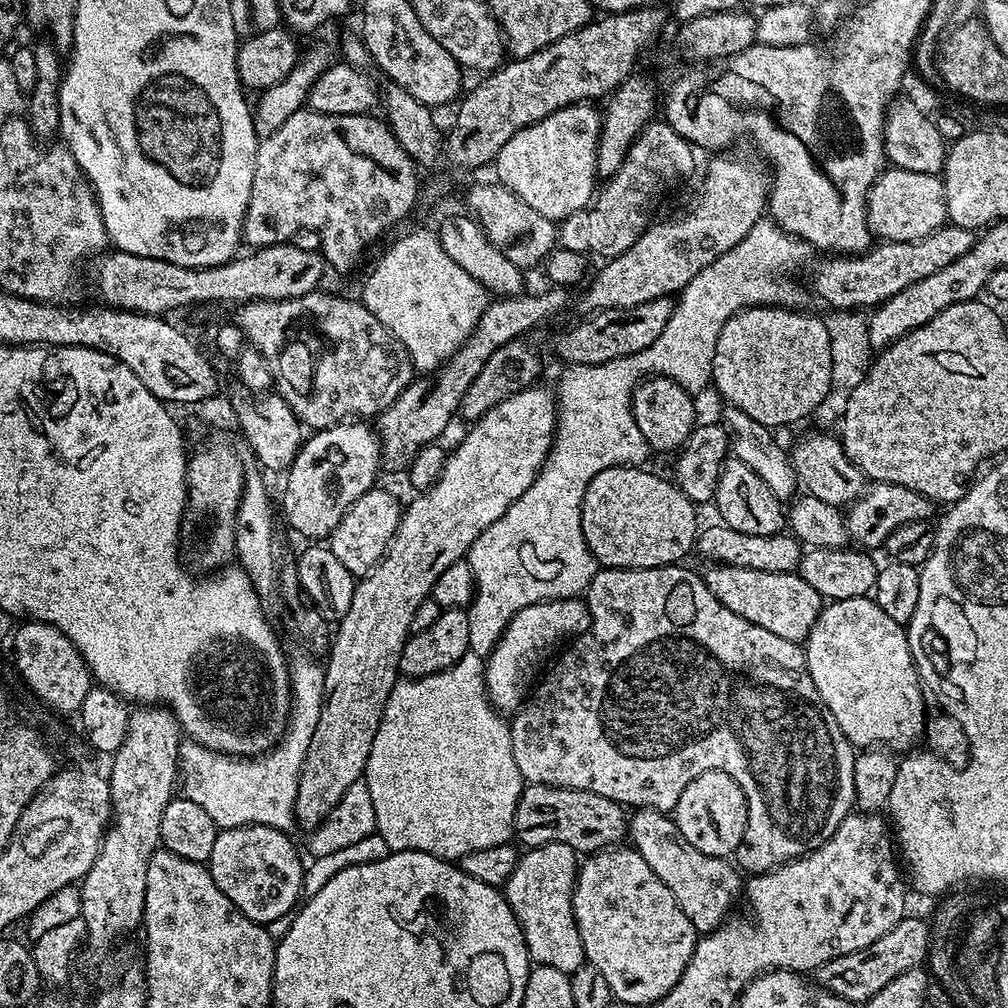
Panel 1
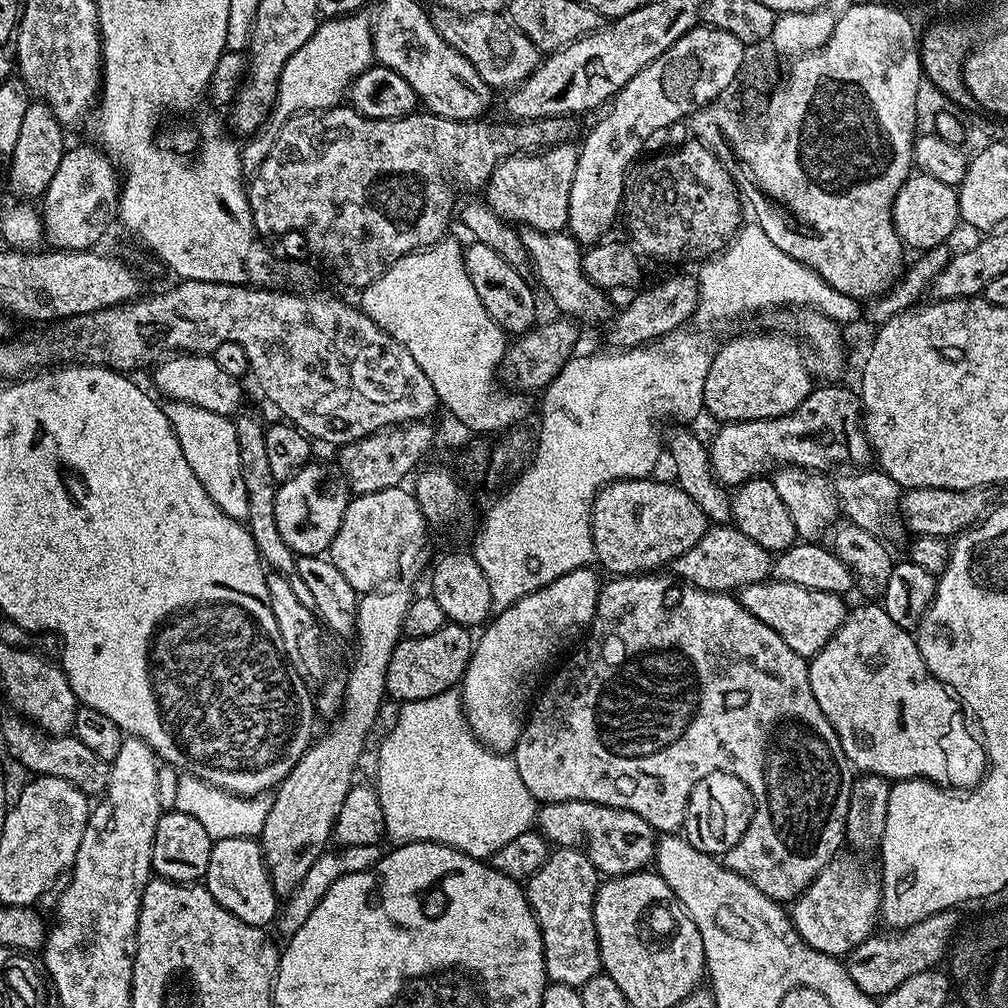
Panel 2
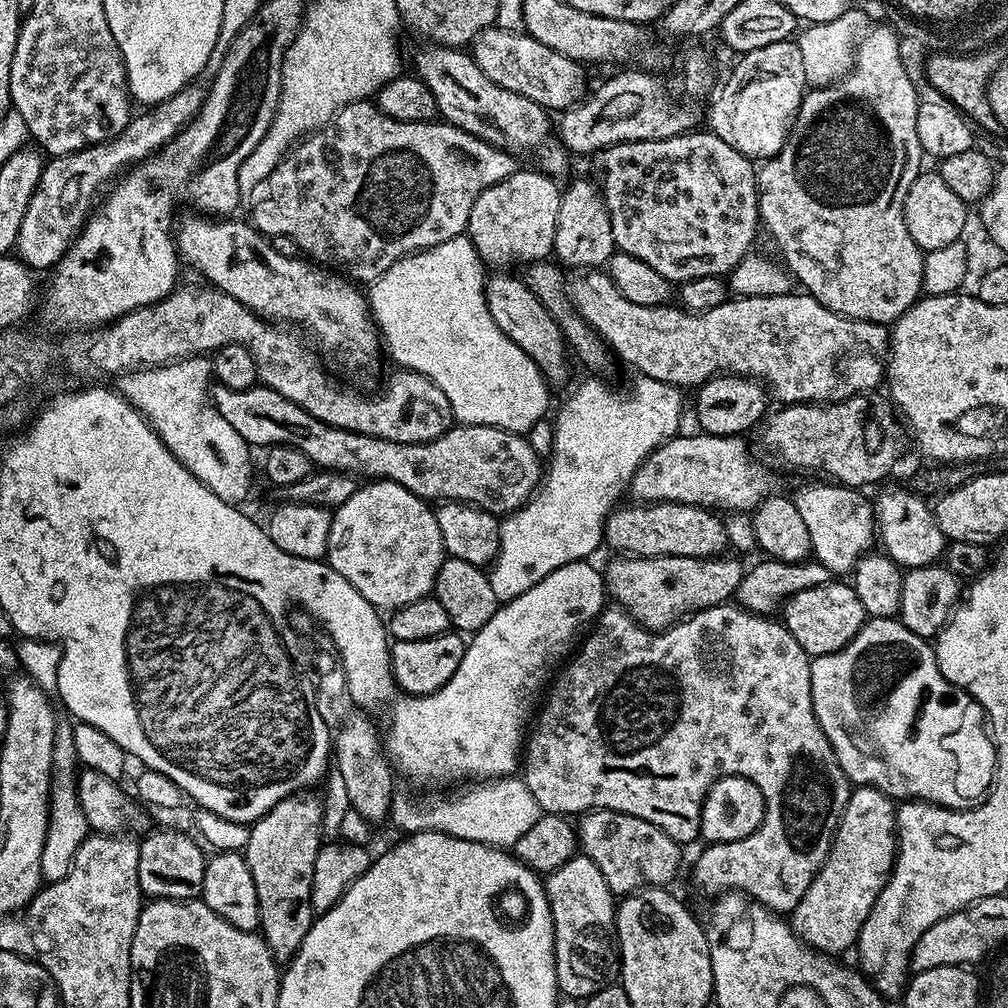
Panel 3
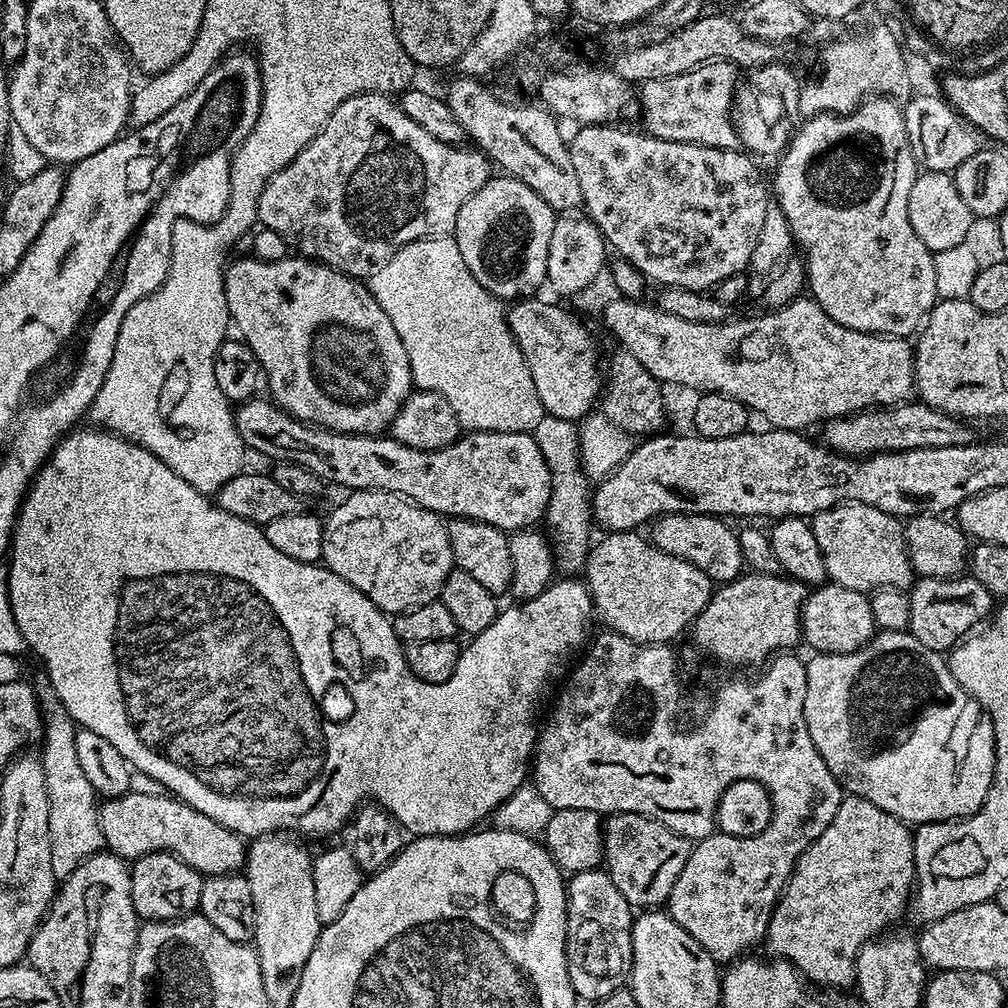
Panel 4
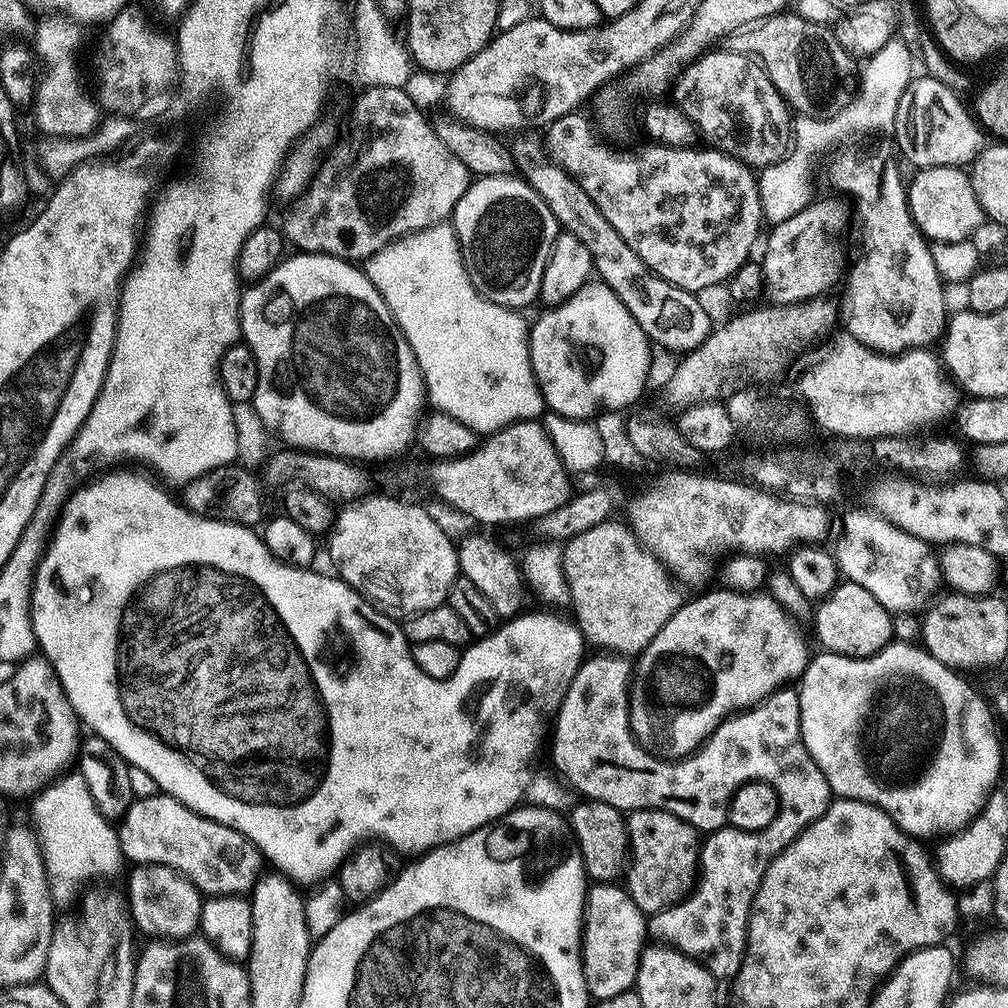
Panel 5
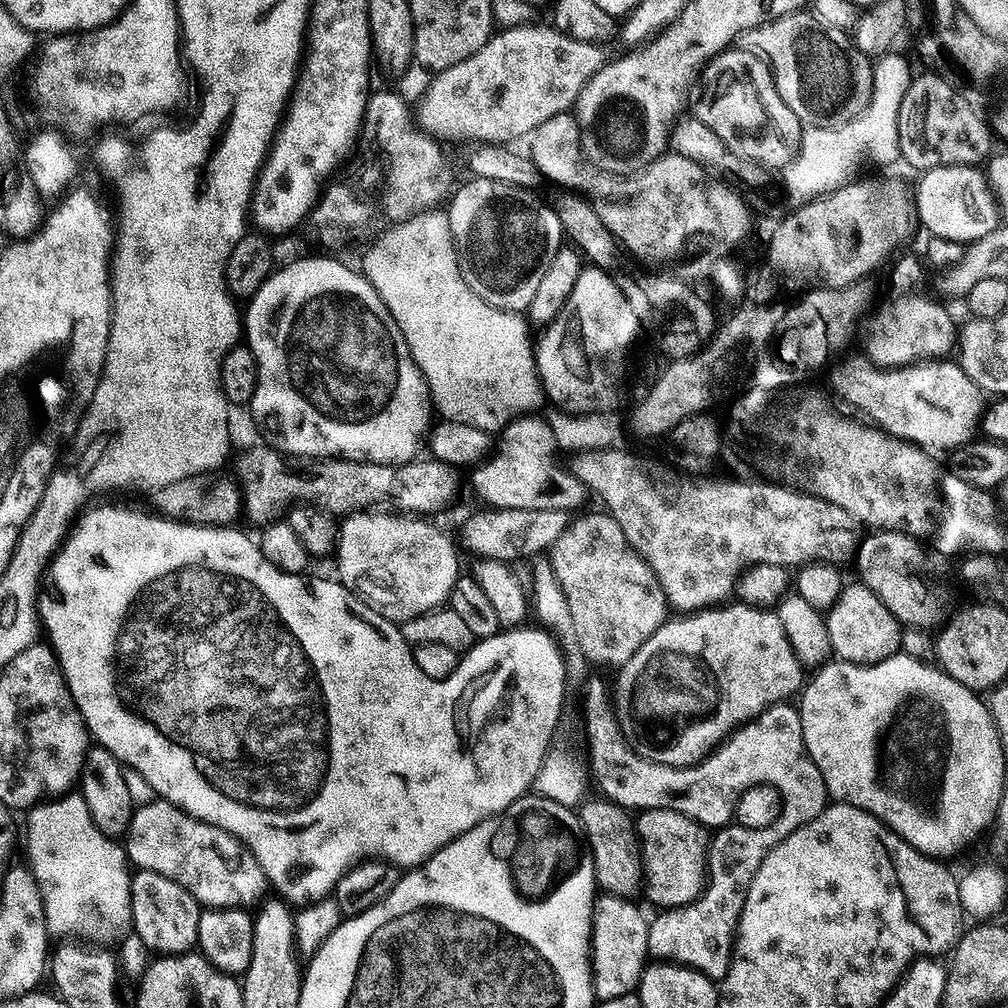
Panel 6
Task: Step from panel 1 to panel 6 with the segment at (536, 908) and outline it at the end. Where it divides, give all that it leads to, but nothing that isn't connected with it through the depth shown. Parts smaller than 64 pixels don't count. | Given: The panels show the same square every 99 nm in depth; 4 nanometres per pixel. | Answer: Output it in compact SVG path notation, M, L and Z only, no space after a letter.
M611 894L597 895L596 903L592 905L592 990L597 1001L609 1000L610 998L622 998L633 995L640 987L640 978L644 974L648 956L650 941L648 930L650 927L649 917L644 917L638 909L632 905L631 899Z

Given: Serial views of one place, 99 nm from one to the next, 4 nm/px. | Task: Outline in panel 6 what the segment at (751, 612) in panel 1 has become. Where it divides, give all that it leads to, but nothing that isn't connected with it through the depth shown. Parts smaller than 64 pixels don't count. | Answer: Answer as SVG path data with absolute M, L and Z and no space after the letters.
M863 582L841 587L839 596L831 601L826 619L830 645L841 661L850 664L877 664L900 652L900 620Z

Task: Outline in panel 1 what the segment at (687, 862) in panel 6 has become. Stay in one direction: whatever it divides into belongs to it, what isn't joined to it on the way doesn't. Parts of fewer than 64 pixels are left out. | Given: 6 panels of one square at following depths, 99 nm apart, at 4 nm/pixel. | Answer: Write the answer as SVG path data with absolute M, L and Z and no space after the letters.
M525 783L514 814L514 836L521 845L537 848L543 844L565 844L578 854L591 854L619 845L630 828L625 809L602 794L559 788L549 784Z

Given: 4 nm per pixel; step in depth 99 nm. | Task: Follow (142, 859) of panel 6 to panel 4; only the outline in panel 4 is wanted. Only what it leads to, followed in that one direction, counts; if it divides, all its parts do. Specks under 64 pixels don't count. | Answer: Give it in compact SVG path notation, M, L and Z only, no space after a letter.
M127 792L120 797L105 799L99 809L105 847L125 860L146 853L169 852L210 878L233 875L241 871L247 861L247 845L243 837L171 795L147 796Z

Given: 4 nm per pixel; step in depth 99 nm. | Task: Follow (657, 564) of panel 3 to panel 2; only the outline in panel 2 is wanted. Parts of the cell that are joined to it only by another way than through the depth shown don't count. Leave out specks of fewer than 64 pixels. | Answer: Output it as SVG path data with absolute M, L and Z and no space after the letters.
M712 526L690 546L686 554L673 560L670 568L683 583L693 584L707 592L735 593L772 576L773 553L767 552L754 538L746 538L735 526Z

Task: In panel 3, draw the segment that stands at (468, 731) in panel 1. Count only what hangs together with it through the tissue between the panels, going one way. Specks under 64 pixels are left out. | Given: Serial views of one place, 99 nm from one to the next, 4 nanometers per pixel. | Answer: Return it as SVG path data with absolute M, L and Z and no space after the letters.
M515 775L476 782L468 787L472 786L473 788L468 788L465 792L458 793L457 796L440 796L437 800L415 800L412 796L396 794L392 799L390 820L396 823L401 828L401 833L404 834L441 832L454 838L508 850L518 842L518 838L522 838L522 834L526 834L526 830L530 830L530 826L534 826L534 822L538 822L538 818L542 814L534 794L530 794L523 779L517 778Z

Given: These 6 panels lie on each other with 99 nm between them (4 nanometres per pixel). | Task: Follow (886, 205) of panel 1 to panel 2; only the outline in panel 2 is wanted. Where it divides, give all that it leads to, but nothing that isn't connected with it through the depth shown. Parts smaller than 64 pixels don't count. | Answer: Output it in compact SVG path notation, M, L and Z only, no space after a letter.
M913 174L898 190L892 203L892 221L900 243L909 249L925 250L949 243L960 219L960 198L955 187L938 182L938 178Z

